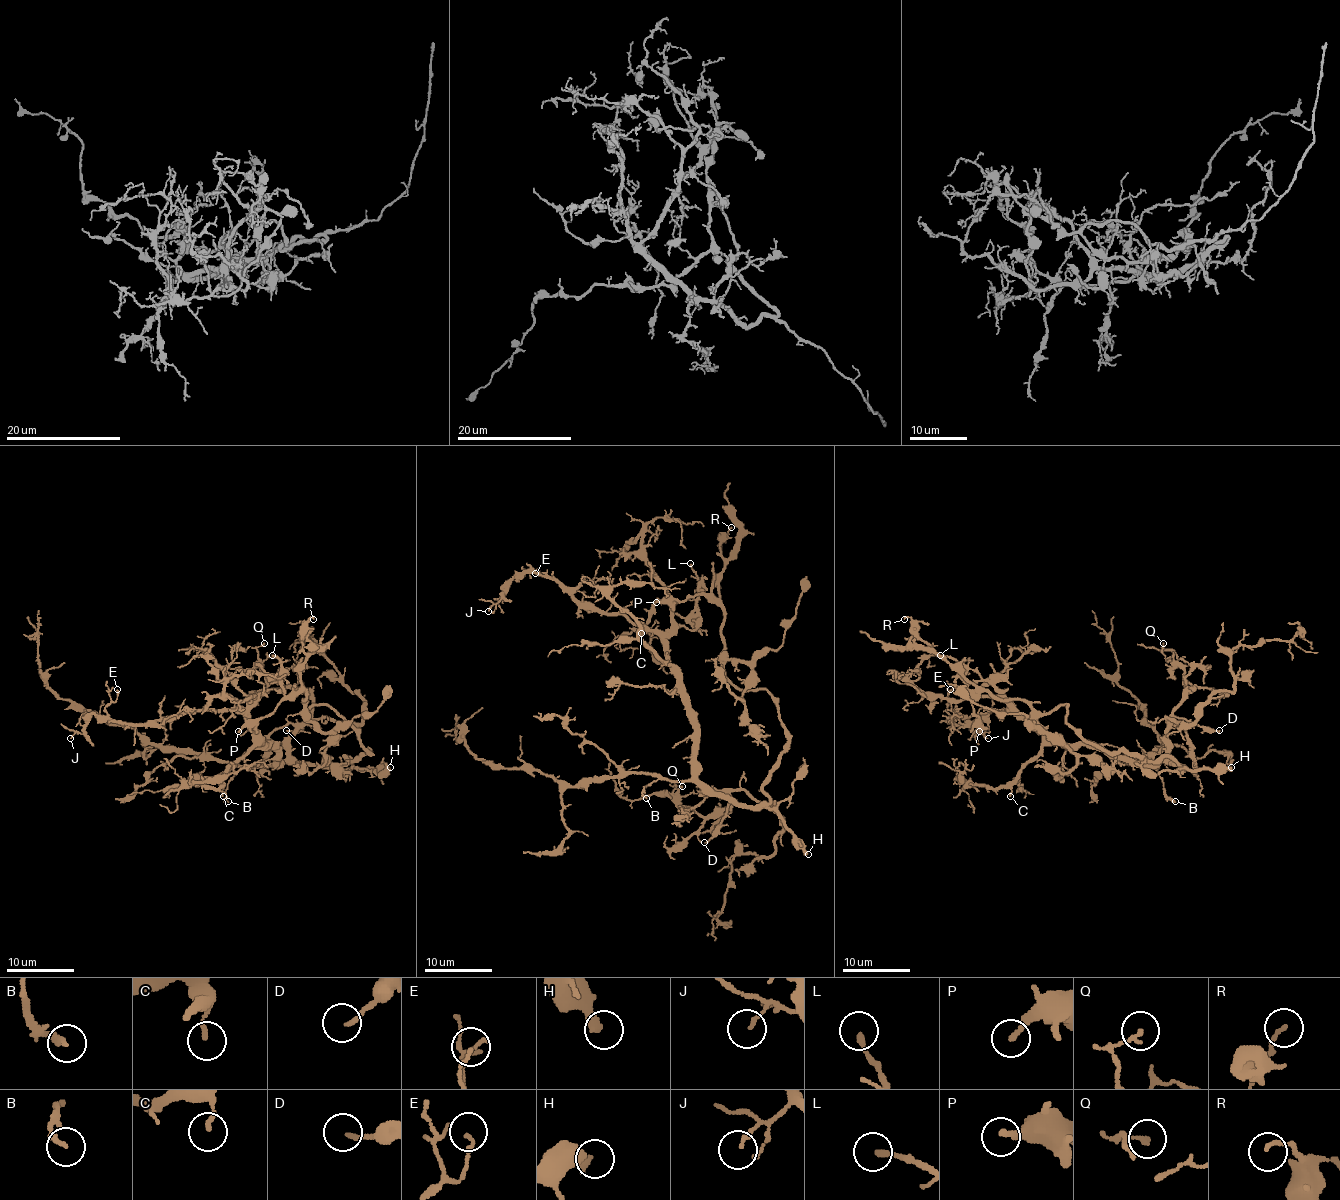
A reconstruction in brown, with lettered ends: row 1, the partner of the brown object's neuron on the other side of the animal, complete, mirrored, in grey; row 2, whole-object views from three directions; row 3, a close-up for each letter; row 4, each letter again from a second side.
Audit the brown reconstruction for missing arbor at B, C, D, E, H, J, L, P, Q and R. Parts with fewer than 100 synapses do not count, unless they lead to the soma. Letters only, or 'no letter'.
H

